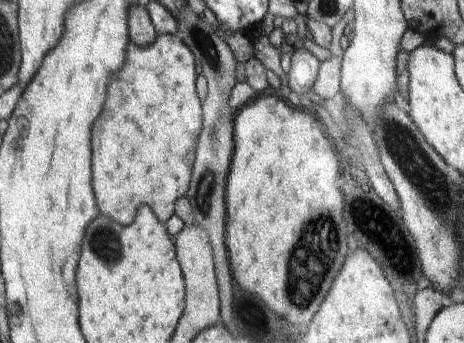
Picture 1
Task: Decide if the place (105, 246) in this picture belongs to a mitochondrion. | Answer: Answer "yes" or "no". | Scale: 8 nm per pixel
yes

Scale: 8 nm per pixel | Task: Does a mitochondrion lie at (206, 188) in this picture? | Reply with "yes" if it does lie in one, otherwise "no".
yes

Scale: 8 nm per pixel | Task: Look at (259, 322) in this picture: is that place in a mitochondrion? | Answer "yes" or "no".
no

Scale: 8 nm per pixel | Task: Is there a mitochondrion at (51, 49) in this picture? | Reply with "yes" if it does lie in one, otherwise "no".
no

